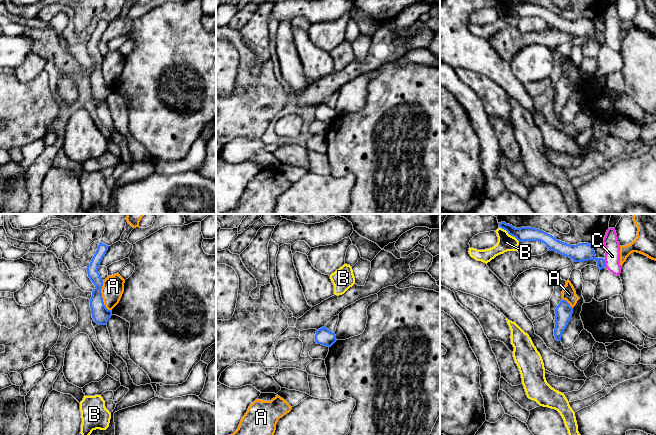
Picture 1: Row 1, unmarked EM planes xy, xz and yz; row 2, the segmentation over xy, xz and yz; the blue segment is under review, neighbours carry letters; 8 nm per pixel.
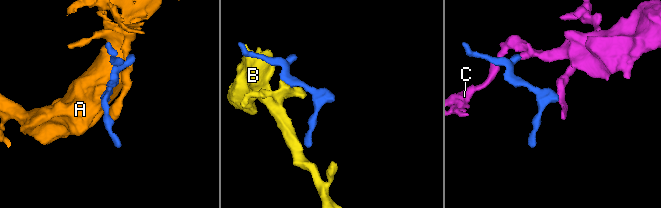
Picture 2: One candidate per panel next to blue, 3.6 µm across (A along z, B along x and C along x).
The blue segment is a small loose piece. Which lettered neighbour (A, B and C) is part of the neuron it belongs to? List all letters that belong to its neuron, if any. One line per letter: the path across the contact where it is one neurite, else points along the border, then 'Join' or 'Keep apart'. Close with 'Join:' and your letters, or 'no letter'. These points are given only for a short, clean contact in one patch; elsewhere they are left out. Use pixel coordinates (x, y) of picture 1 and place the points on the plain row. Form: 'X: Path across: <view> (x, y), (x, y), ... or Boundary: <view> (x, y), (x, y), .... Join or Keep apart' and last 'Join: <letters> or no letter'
A: Join
B: Boundary: yz (499, 2), (519, 17). Keep apart
C: Keep apart
Join: A

